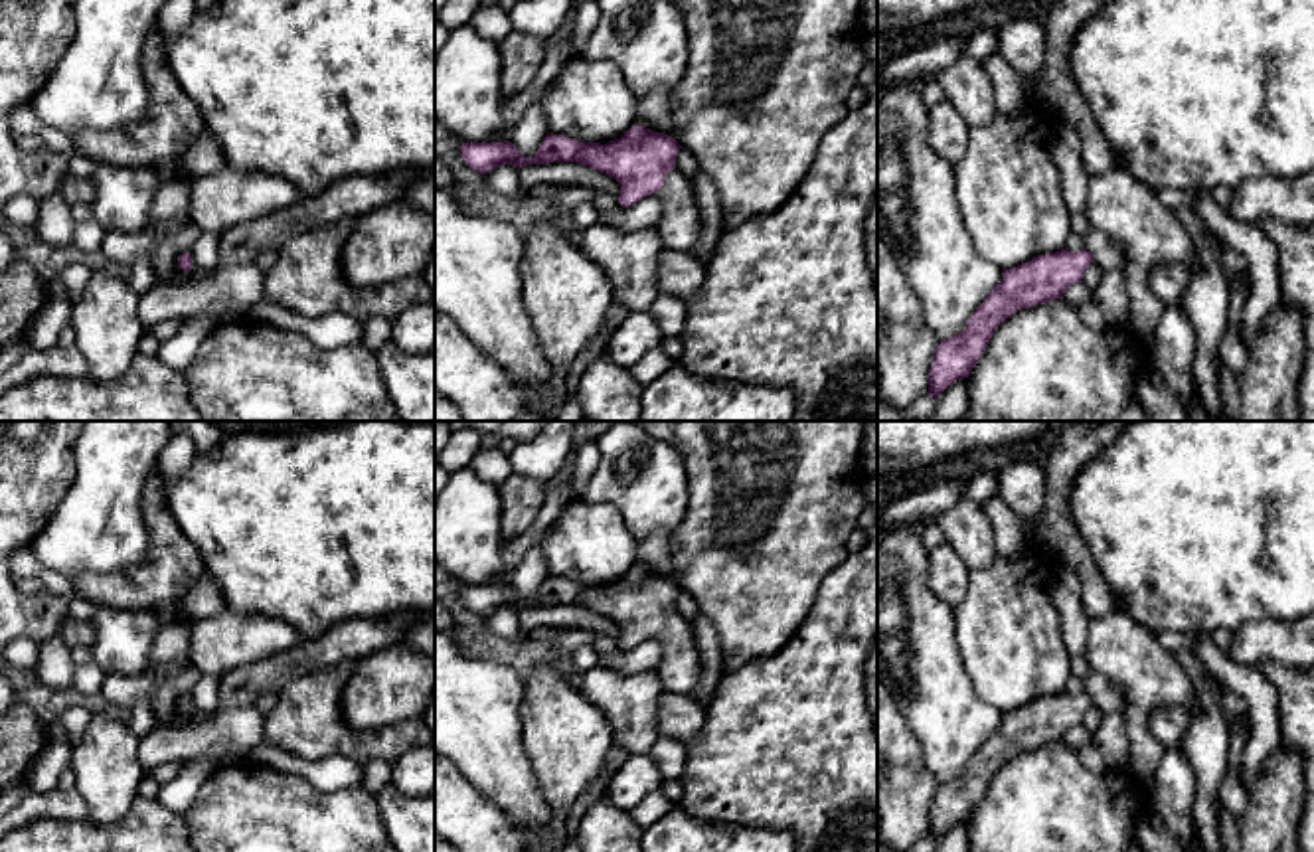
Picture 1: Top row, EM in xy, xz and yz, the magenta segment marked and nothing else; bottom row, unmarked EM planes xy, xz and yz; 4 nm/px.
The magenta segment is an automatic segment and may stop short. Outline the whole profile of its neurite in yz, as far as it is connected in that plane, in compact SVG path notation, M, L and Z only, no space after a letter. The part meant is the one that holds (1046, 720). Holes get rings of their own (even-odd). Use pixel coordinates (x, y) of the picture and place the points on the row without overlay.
M1061 692L1006 712L1000 727L970 757L964 773L937 789L929 812L929 838L937 842L956 822L968 820L994 773L1008 759L1061 741L1071 727L1083 725L1091 706L1095 704L1087 692Z

